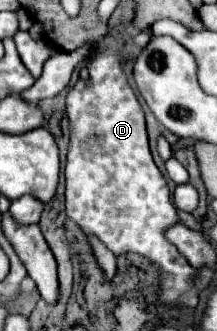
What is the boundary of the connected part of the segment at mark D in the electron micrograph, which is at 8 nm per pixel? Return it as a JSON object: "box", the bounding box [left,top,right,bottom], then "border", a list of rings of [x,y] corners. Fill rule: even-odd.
{"box":[64,34,198,308],"border":[[[112,34],[112,36],[106,36],[104,42],[110,46],[110,50],[106,50],[106,48],[96,48],[96,50],[100,50],[100,54],[96,54],[96,58],[92,60],[92,64],[88,66],[90,80],[88,80],[88,82],[78,80],[78,84],[70,90],[70,94],[68,94],[68,98],[66,98],[66,112],[68,112],[68,118],[70,118],[70,130],[72,130],[72,136],[70,136],[70,152],[68,152],[66,172],[64,172],[64,176],[66,176],[66,216],[68,216],[70,220],[74,220],[74,222],[84,230],[84,234],[94,234],[94,236],[98,236],[114,254],[136,252],[136,254],[140,254],[140,256],[150,258],[150,260],[152,260],[154,264],[158,264],[160,270],[162,270],[162,286],[160,286],[158,298],[160,298],[162,302],[168,302],[168,304],[184,304],[184,306],[194,308],[194,306],[198,304],[198,292],[196,292],[194,284],[192,284],[192,278],[194,278],[194,274],[196,274],[196,268],[192,268],[192,266],[188,264],[188,260],[176,250],[176,246],[172,246],[172,244],[162,236],[162,232],[164,232],[170,224],[176,224],[176,222],[178,222],[178,216],[176,216],[174,204],[170,202],[170,192],[168,192],[166,180],[162,178],[162,174],[160,174],[160,170],[156,168],[156,164],[154,164],[154,160],[152,160],[152,154],[150,154],[148,134],[146,134],[146,124],[144,124],[144,112],[142,112],[142,108],[140,108],[140,104],[138,104],[134,92],[130,90],[130,86],[128,86],[128,82],[126,82],[126,76],[122,74],[122,66],[120,66],[120,58],[118,58],[120,40],[116,38],[116,34]]]}

